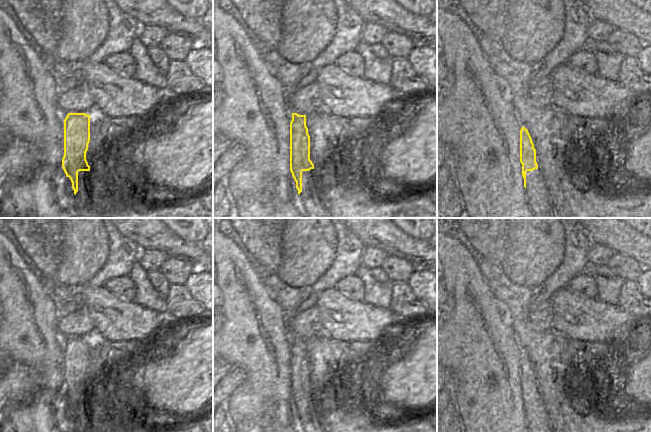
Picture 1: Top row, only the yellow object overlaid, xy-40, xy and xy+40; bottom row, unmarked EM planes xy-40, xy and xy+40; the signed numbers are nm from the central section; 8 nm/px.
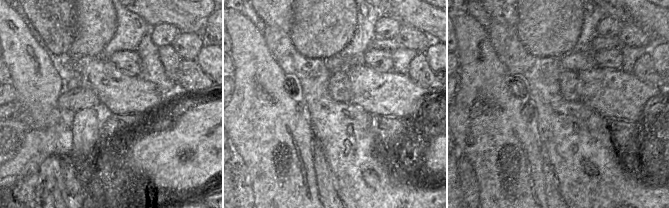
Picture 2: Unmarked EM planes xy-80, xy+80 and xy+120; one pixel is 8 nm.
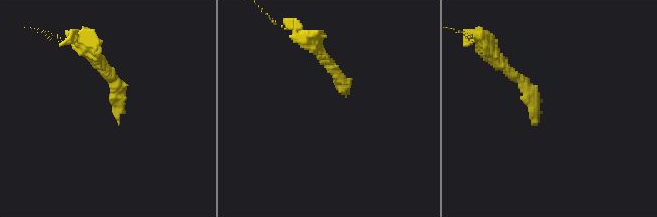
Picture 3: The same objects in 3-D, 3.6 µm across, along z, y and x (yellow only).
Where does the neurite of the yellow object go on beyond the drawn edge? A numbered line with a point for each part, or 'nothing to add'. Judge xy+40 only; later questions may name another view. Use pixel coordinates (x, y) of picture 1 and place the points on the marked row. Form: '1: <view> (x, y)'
1: xy+40 (537, 196).

